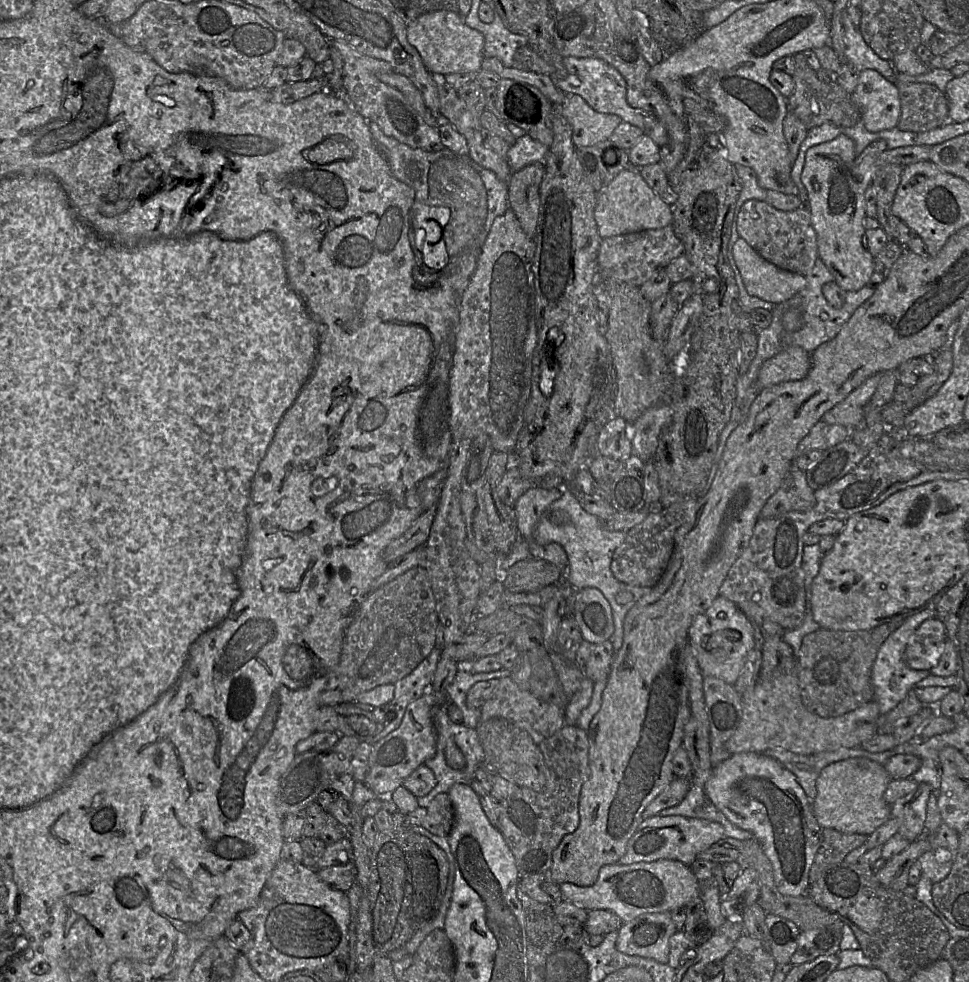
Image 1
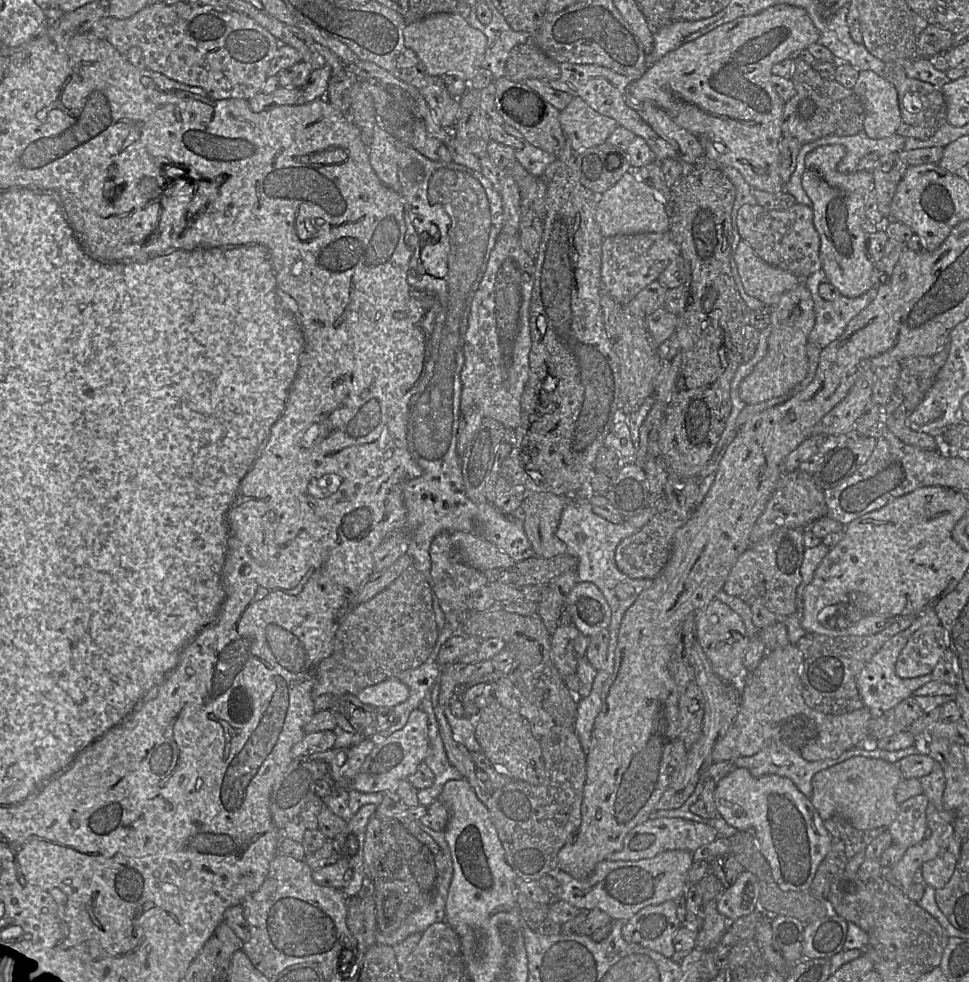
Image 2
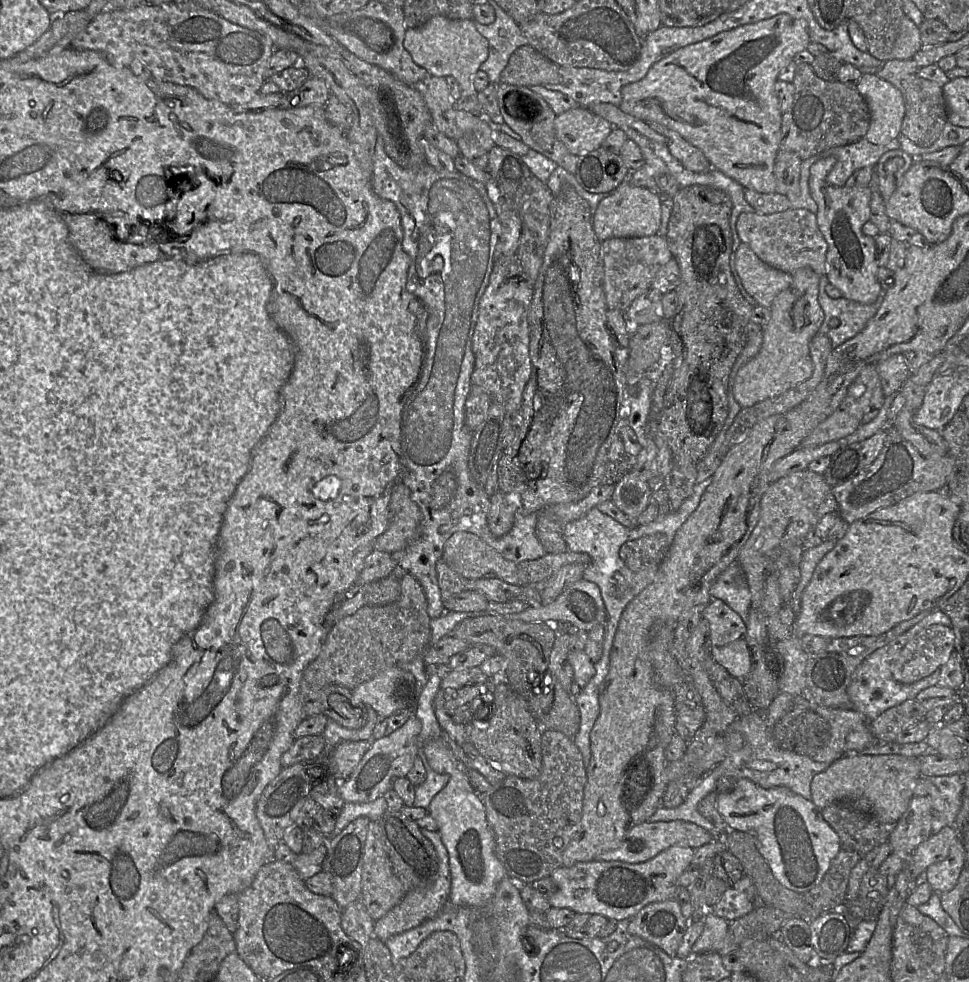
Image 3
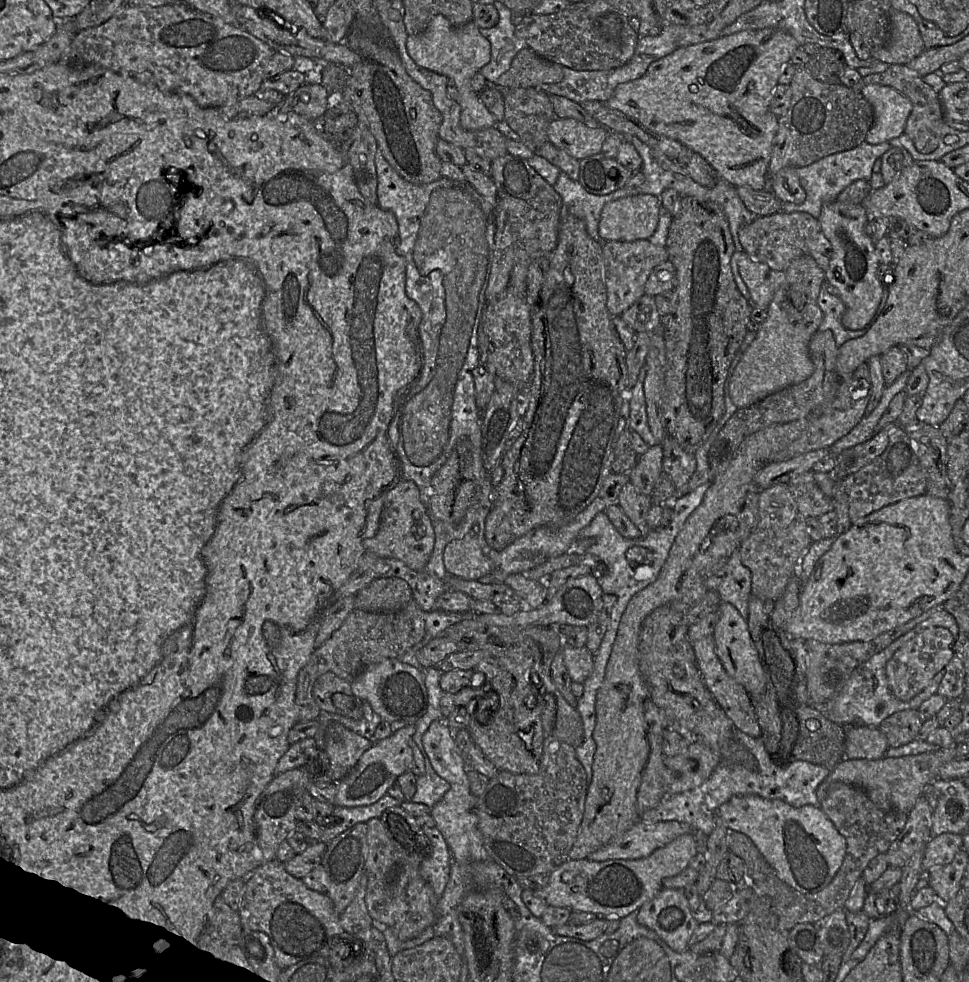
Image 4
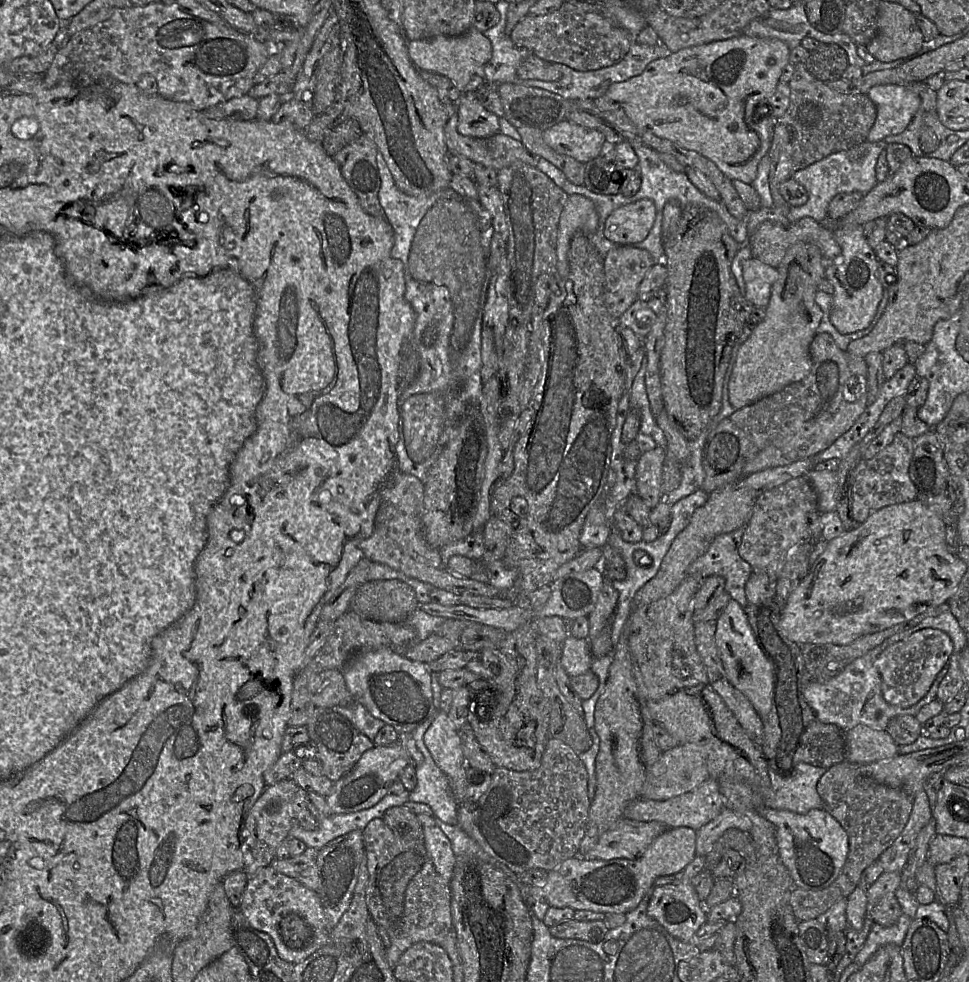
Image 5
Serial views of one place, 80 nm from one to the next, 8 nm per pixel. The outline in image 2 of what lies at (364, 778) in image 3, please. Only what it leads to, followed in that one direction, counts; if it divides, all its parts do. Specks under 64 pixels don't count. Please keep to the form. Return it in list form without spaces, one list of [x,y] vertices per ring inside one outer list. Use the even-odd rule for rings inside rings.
[[[417,708],[410,713],[402,729],[374,744],[359,773],[351,781],[349,790],[363,793],[395,792],[399,782],[415,773],[428,754],[428,716],[421,708]]]

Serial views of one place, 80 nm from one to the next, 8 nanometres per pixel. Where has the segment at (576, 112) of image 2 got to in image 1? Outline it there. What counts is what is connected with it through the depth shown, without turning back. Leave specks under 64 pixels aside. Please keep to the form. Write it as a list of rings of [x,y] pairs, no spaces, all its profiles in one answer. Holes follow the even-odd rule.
[[[566,94],[559,112],[572,127],[572,140],[576,148],[593,146],[609,139],[622,122],[615,114],[597,112],[578,94]]]

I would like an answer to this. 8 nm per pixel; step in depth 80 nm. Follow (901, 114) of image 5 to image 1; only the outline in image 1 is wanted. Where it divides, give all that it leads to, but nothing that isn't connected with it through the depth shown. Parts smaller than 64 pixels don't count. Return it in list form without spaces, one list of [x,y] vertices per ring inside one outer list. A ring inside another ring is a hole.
[[[877,71],[859,72],[851,95],[869,132],[890,130],[897,126],[900,117],[898,89]]]

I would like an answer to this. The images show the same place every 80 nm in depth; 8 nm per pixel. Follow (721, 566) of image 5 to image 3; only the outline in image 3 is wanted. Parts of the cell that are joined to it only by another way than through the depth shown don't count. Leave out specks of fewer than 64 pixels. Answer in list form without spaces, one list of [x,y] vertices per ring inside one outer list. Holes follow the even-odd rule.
[[[735,561],[724,570],[710,587],[712,599],[725,602],[748,625],[751,609],[751,593],[745,580],[745,573],[739,563]]]

